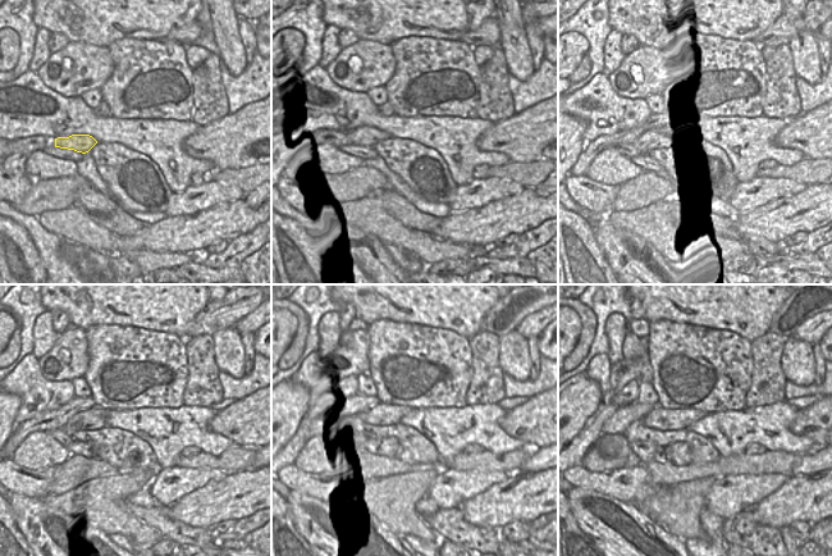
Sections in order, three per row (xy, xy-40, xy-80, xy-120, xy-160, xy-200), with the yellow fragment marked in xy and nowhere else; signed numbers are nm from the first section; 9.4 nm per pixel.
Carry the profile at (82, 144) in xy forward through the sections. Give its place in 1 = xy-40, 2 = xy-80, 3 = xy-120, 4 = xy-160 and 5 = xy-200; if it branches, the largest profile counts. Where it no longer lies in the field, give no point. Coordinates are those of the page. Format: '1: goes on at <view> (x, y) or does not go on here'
1: goes on at xy-40 (362, 137)
2: goes on at xy-80 (653, 138)
3: goes on at xy-120 (95, 418)
4: goes on at xy-160 (382, 415)
5: goes on at xy-200 (661, 419)

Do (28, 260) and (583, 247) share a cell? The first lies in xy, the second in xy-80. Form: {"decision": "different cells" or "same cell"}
{"decision": "same cell"}

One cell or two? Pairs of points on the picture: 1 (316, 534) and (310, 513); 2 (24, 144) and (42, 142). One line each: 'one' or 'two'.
1: one
2: one

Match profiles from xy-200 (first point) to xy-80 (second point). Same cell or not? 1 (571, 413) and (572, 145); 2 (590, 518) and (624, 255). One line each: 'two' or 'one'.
1: one
2: one

